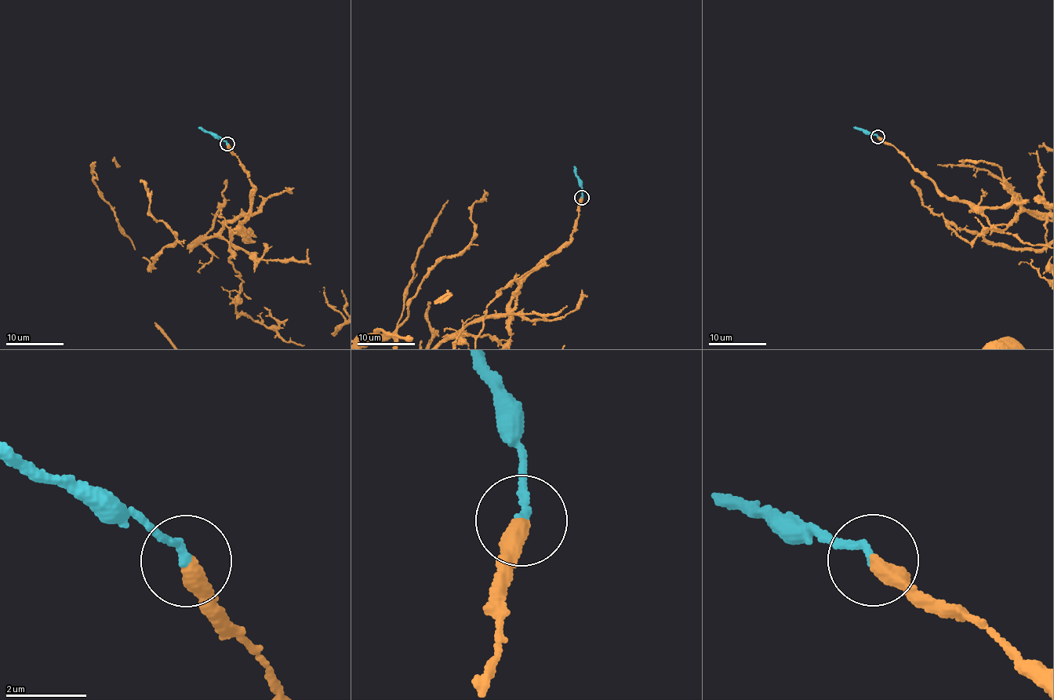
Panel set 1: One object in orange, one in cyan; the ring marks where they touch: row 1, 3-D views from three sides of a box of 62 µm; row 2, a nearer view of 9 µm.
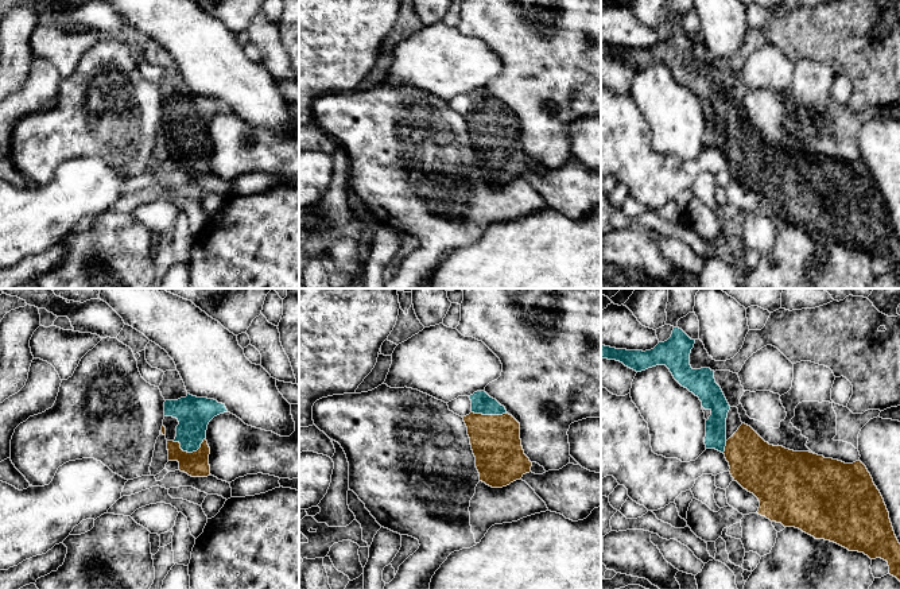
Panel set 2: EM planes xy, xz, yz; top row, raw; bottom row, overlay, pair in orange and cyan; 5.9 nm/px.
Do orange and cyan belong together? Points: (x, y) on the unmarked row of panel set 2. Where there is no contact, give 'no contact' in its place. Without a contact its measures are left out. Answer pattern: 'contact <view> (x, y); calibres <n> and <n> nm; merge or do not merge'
contact xy (189, 151); calibres 150 and 200 nm; merge

